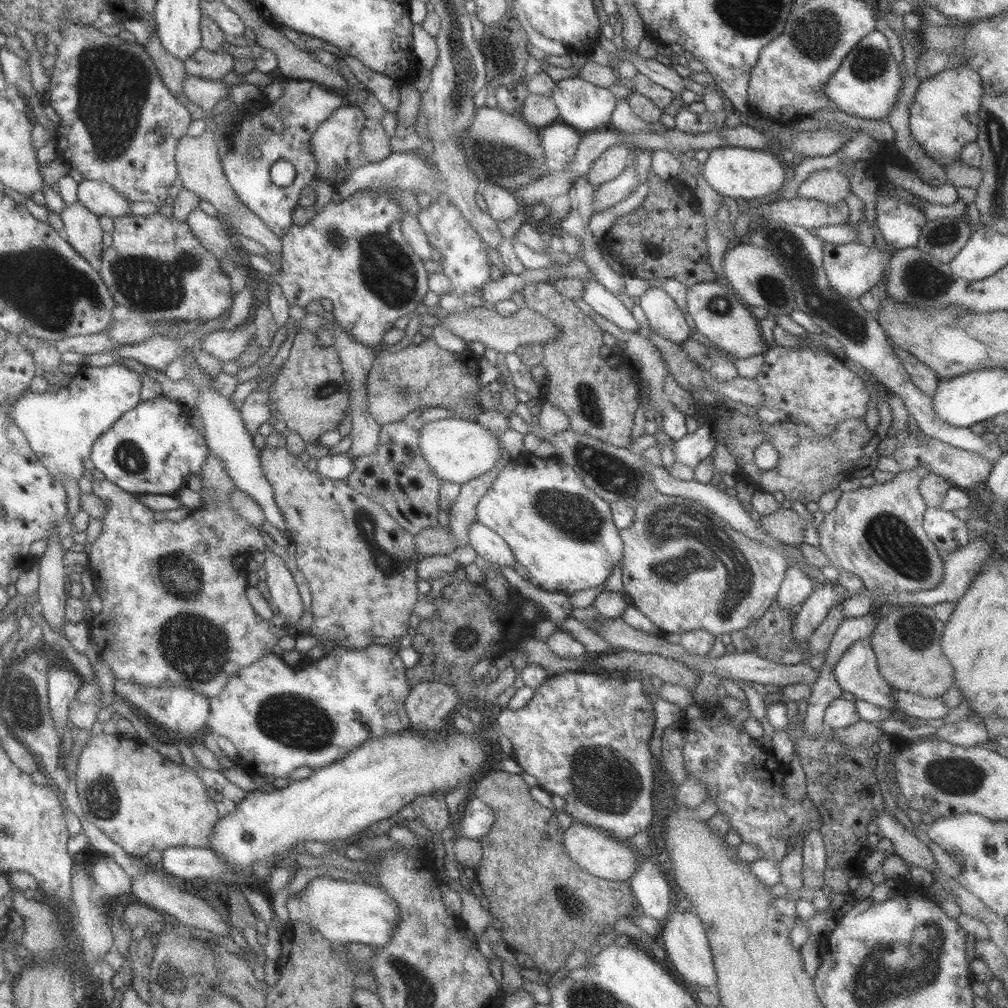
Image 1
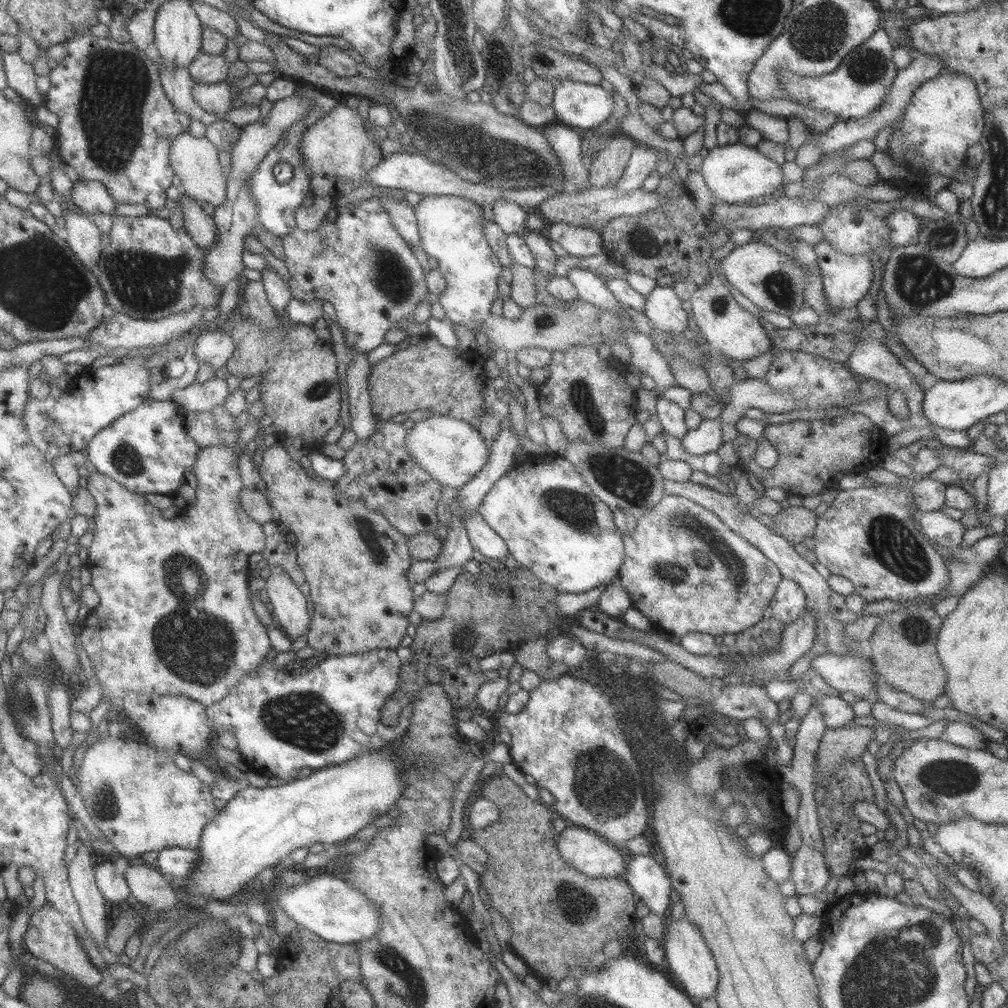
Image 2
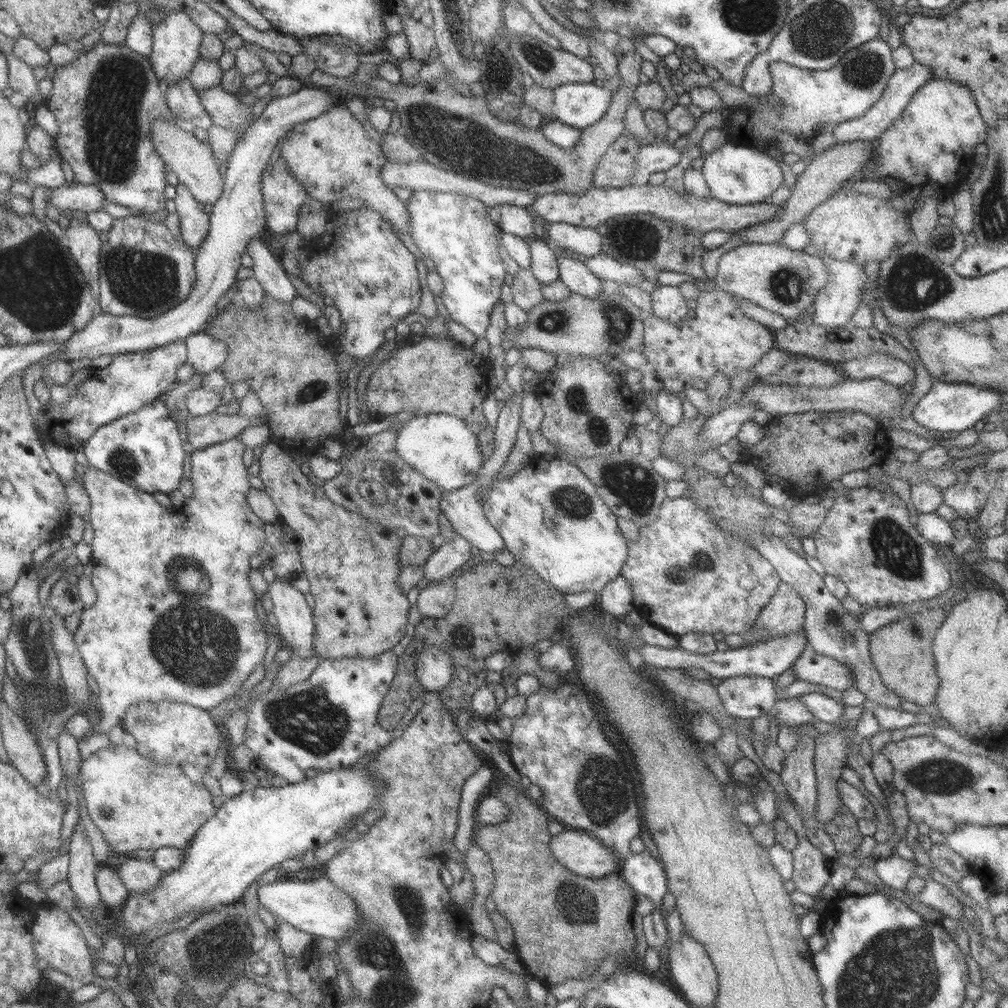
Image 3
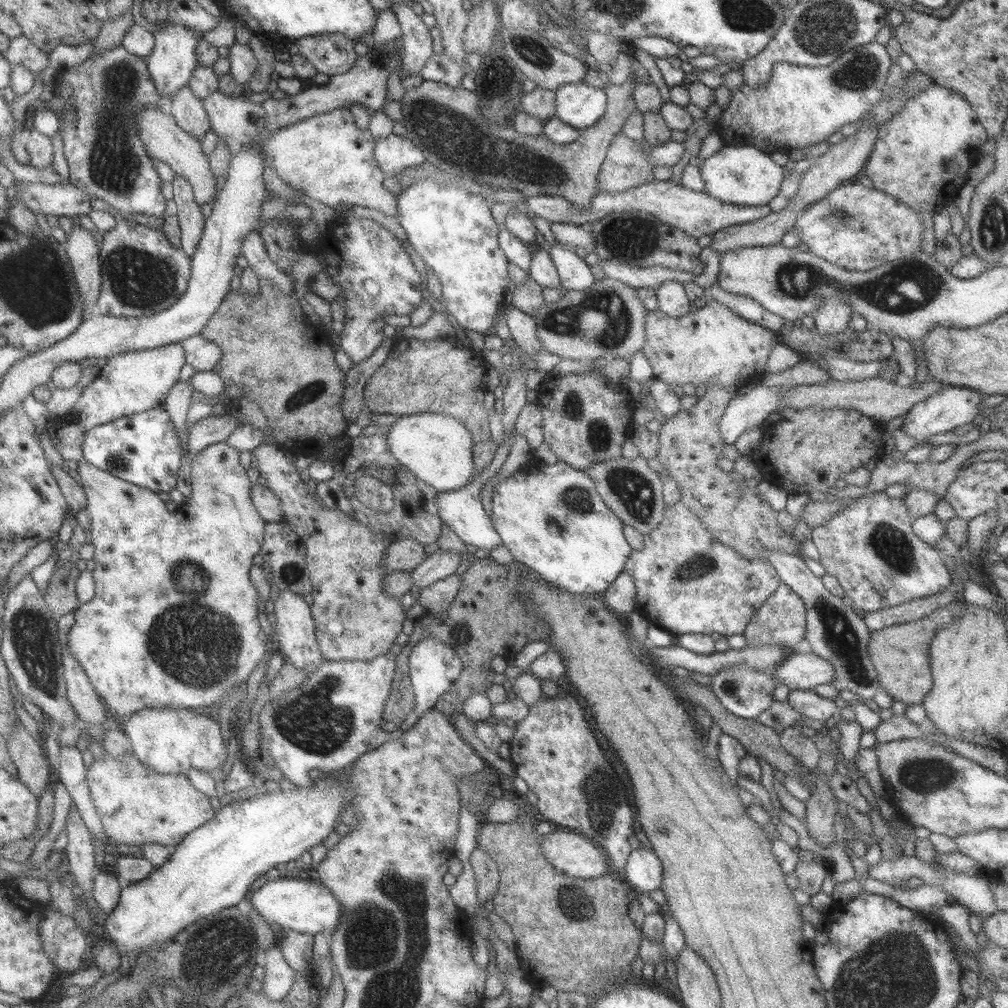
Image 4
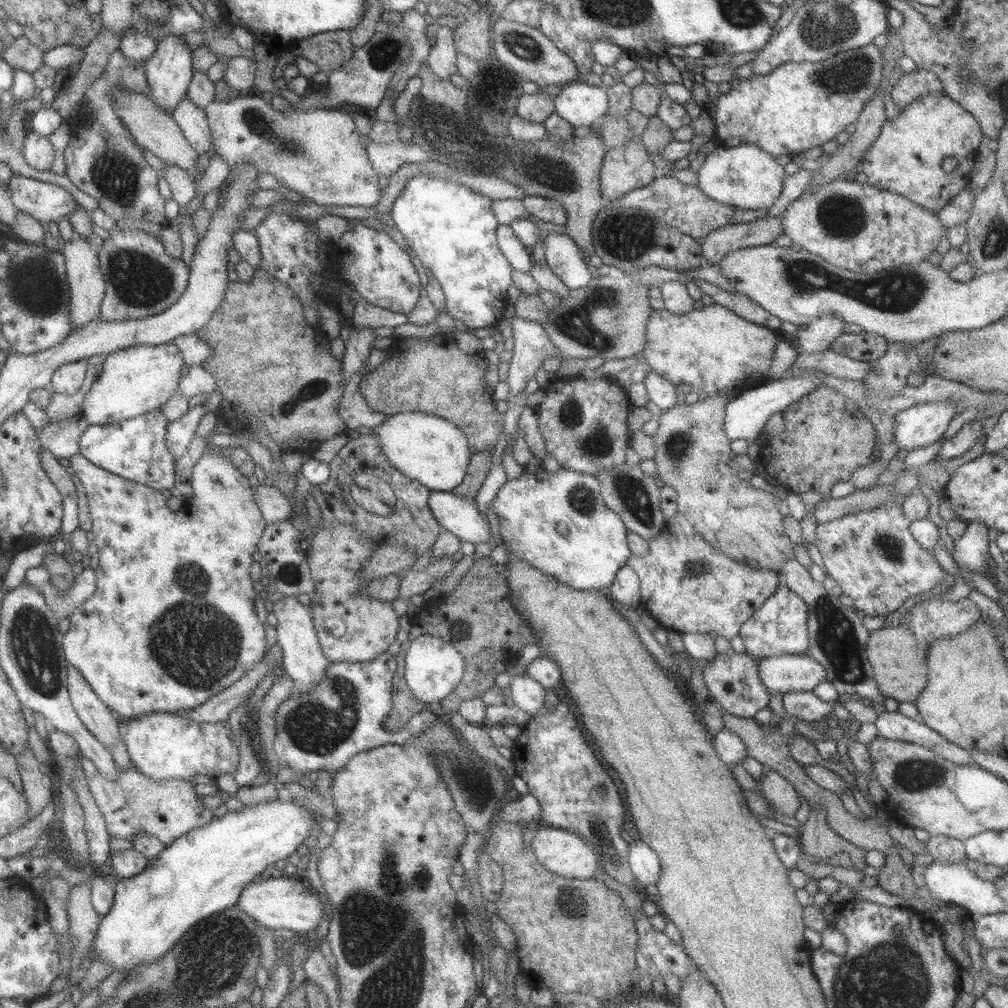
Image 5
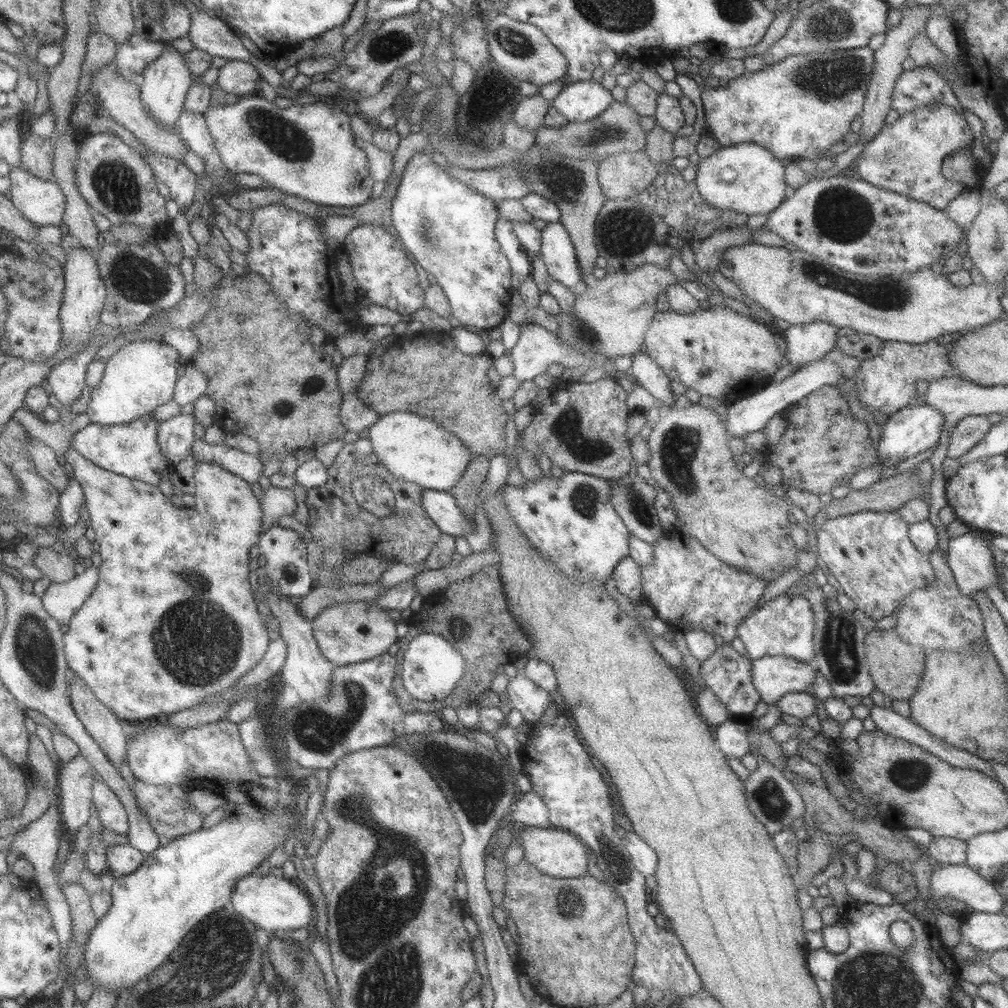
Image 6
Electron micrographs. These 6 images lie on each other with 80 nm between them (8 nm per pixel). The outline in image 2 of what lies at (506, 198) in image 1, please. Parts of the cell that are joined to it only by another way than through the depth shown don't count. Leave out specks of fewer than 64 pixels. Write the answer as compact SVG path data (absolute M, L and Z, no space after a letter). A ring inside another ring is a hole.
M498 198L491 206L494 212L493 221L506 236L509 234L523 236L523 233L527 232L525 221L529 209L517 206L513 201L504 198Z

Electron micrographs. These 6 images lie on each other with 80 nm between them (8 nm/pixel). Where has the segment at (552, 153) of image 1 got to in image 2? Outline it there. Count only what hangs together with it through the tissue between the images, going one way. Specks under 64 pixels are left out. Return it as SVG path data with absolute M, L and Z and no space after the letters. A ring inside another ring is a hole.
M551 122L540 131L560 160L566 176L565 186L567 189L579 190L589 186L588 169L583 164L582 140L573 127L559 122Z

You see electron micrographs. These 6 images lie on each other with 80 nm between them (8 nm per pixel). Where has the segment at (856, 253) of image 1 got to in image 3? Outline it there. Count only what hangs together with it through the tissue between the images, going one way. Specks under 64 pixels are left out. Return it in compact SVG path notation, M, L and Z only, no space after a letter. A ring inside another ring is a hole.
M812 243L806 244L801 250L807 254L819 257L825 263L828 270L828 281L815 295L814 302L812 303L814 314L810 321L819 326L835 328L843 327L845 324L850 323L851 315L857 310L857 305L860 302L862 284L867 279L863 273L863 264L835 260L824 254L824 252L819 252Z

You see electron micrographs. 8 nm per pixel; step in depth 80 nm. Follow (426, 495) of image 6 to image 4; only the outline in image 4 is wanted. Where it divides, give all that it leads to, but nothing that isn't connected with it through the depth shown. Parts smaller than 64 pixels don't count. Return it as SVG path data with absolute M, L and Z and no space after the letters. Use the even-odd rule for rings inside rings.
M515 432L509 436L507 442L503 442L501 446L498 446L492 462L485 468L475 479L472 479L467 485L457 490L441 492L437 494L437 513L441 519L442 524L451 529L465 544L471 544L476 548L484 548L485 550L491 550L496 546L502 544L500 536L495 532L491 519L484 514L482 505L479 498L486 481L494 477L495 474L501 468L501 465L505 462L505 458L509 454Z

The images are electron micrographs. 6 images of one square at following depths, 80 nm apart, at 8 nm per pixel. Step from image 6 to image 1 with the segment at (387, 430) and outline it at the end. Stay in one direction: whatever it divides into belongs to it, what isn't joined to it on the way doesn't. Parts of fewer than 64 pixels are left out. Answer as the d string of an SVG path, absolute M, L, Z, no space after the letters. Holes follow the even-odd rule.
M459 416L423 423L423 428L419 430L417 447L437 479L459 486L491 470L497 464L502 449L499 438L493 437L493 433L489 433L485 426Z

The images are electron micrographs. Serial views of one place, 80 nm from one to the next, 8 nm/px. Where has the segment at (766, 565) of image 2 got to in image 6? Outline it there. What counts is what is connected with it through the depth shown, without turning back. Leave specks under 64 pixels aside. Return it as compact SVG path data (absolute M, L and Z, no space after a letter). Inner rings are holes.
M676 526L658 538L653 544L651 564L639 567L645 602L653 608L656 616L664 620L673 630L705 629L718 634L725 643L729 643L735 637L738 624L751 612L769 581L725 565L719 559L715 559L715 556L707 552L701 544L697 544L697 540L693 540L685 532L679 534L679 530L682 528Z

